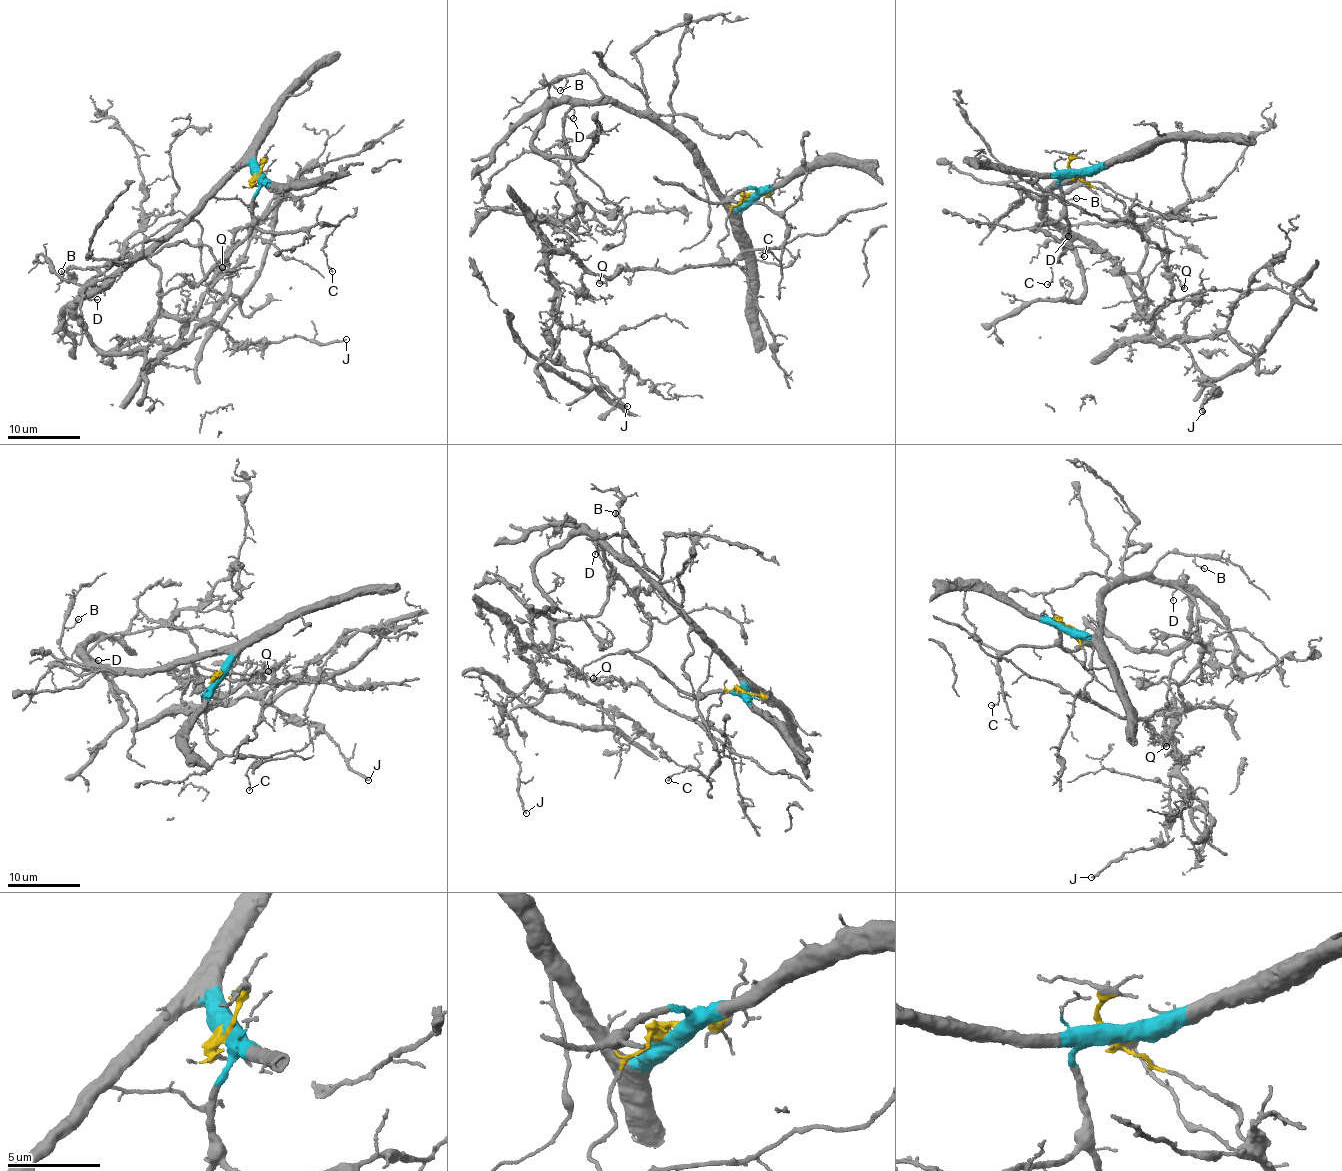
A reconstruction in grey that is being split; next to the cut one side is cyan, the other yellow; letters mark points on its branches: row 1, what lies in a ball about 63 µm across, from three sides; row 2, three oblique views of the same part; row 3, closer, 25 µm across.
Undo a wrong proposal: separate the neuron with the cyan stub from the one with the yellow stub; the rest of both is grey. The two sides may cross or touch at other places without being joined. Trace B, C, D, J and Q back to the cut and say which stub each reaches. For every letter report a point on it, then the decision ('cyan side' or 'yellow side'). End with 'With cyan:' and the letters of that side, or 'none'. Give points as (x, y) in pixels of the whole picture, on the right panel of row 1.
B: at (1076, 198); cyan side
C: at (1047, 284); cyan side
D: at (1068, 236); cyan side
J: at (1202, 411); yellow side
Q: at (1184, 288); yellow side
With cyan: B, C, D

